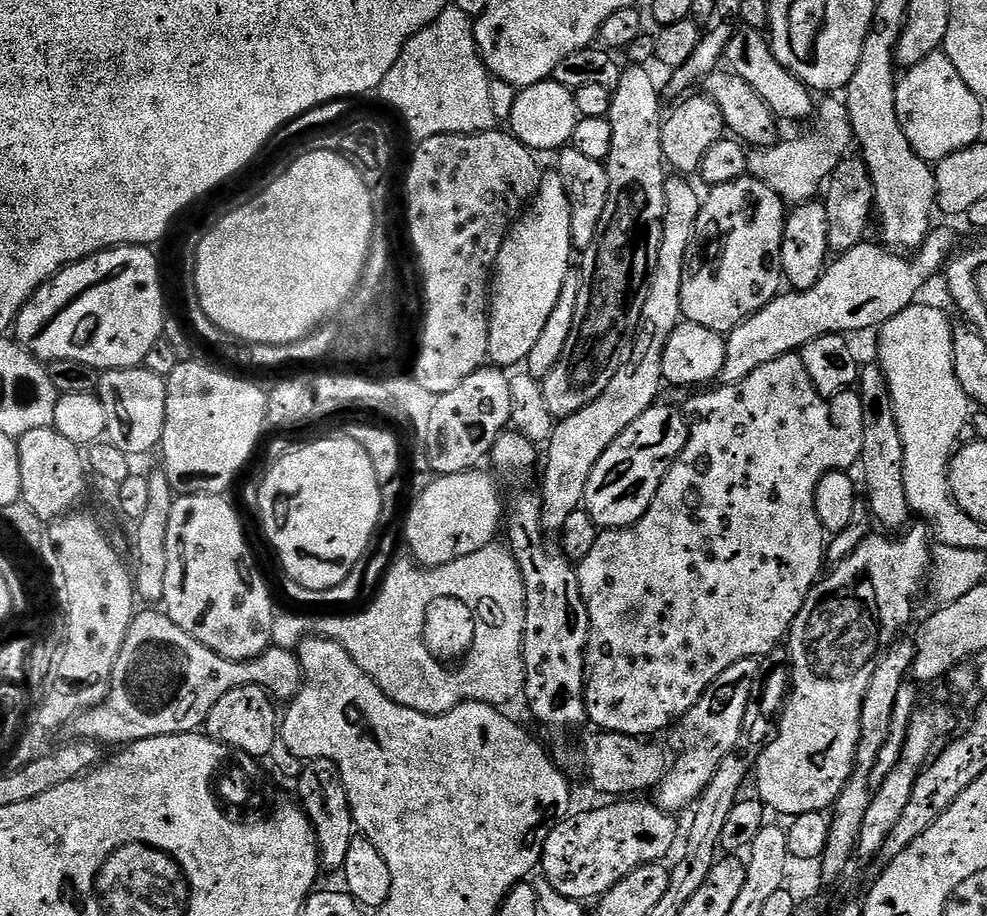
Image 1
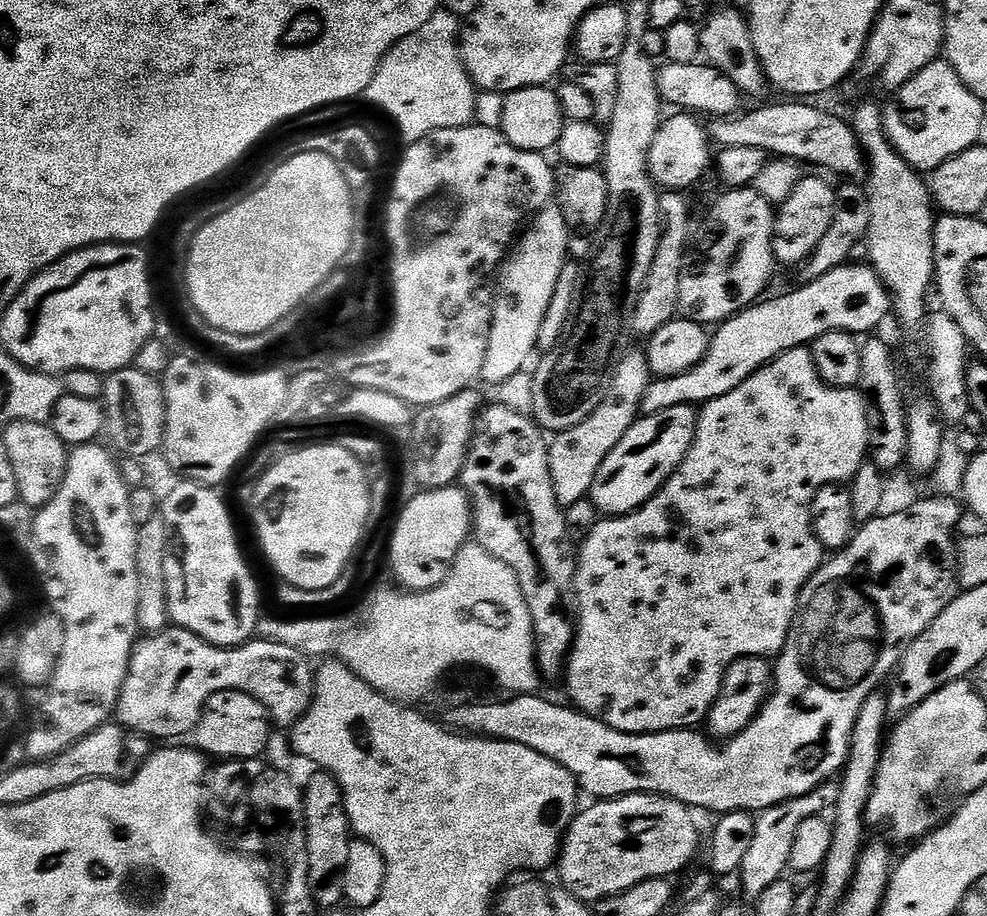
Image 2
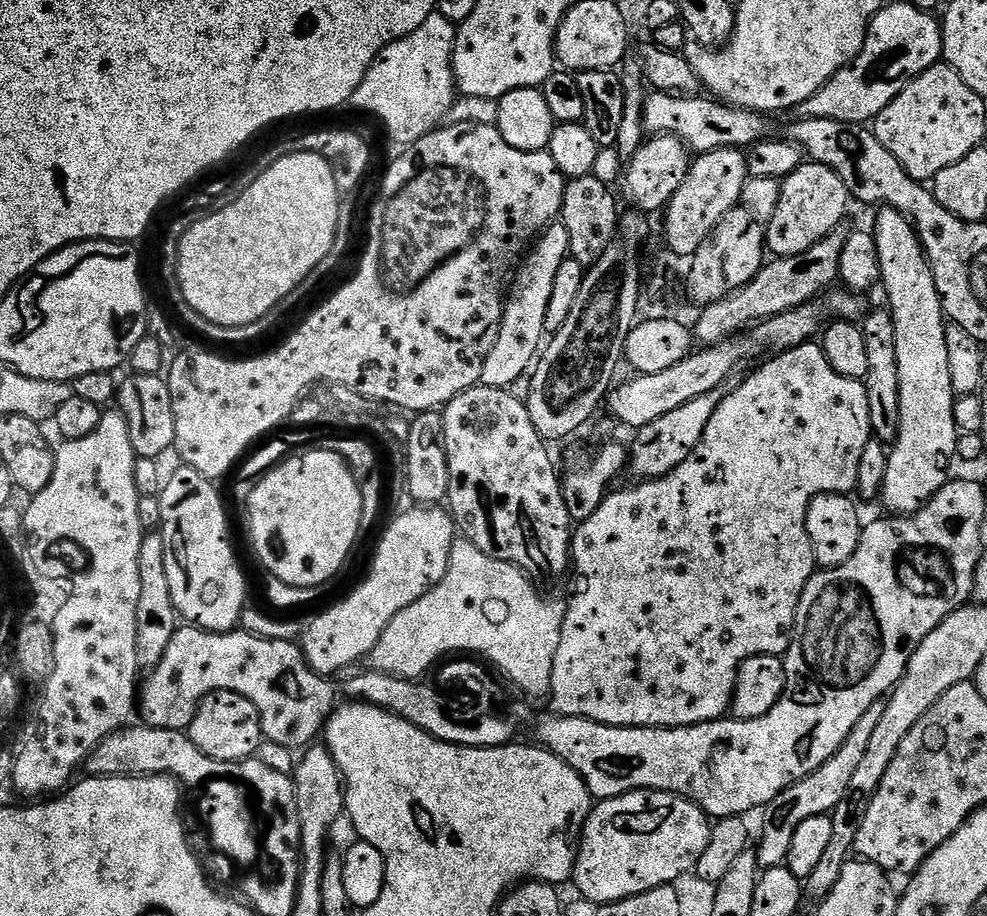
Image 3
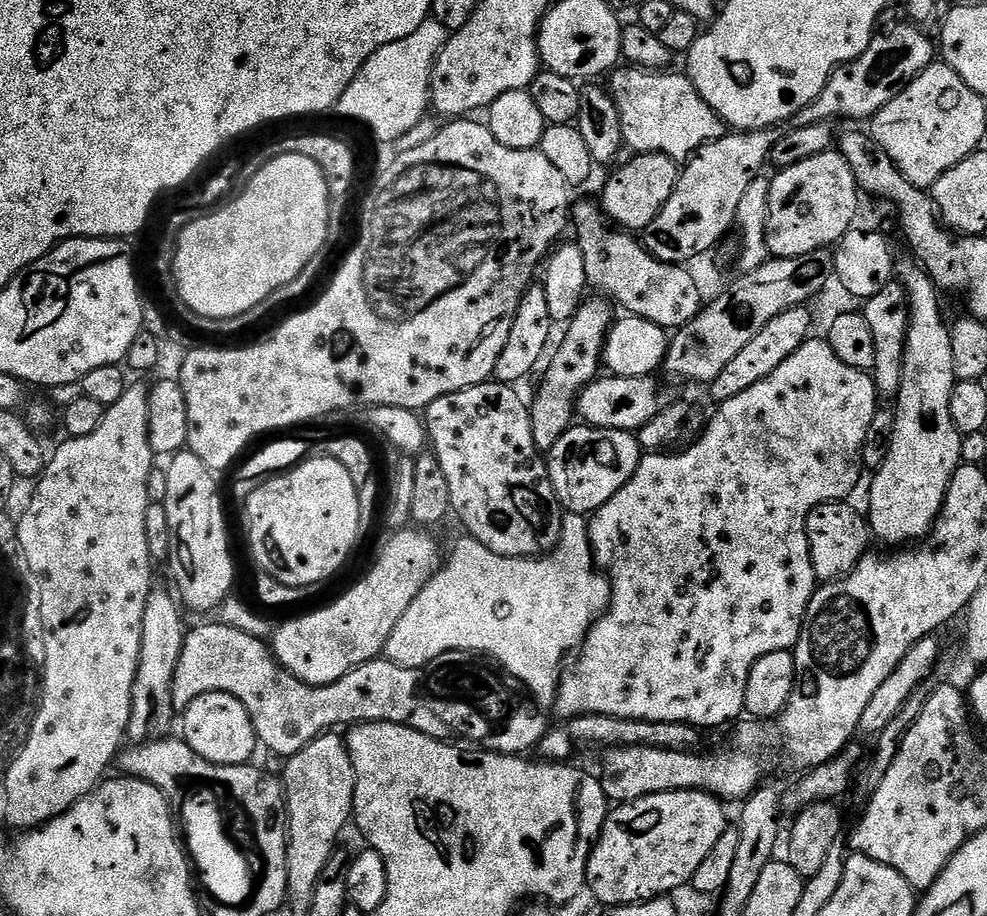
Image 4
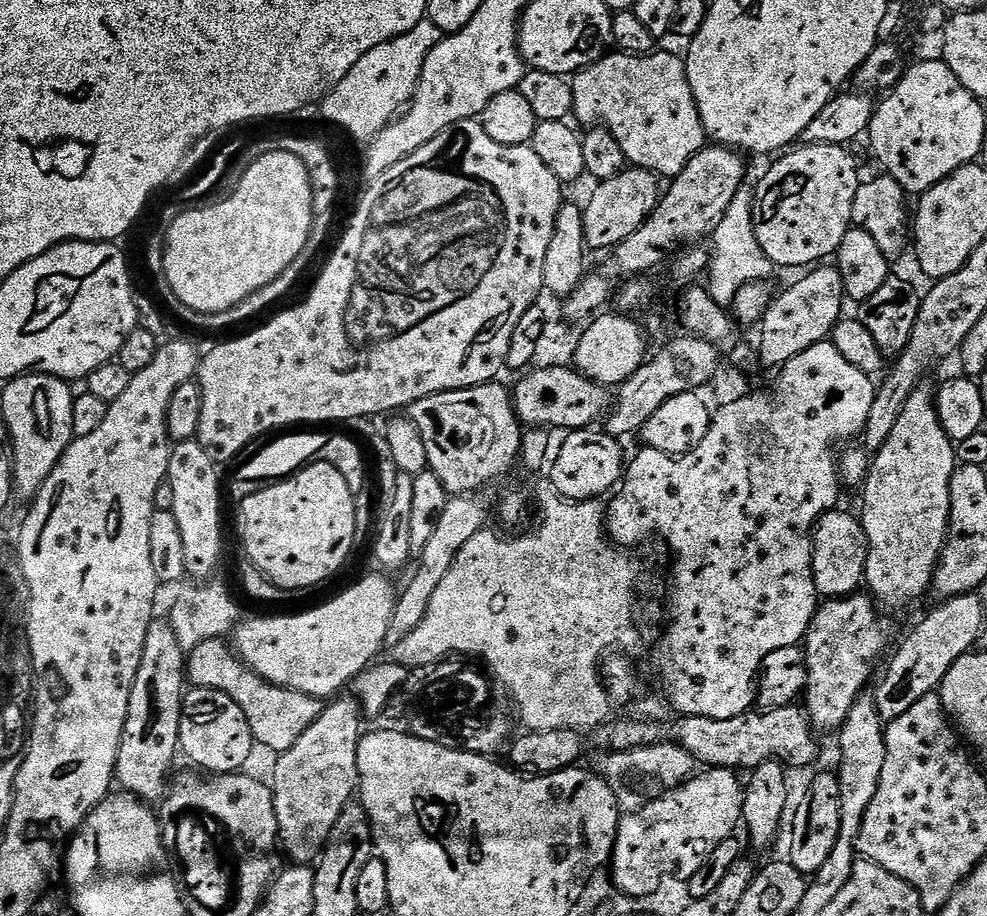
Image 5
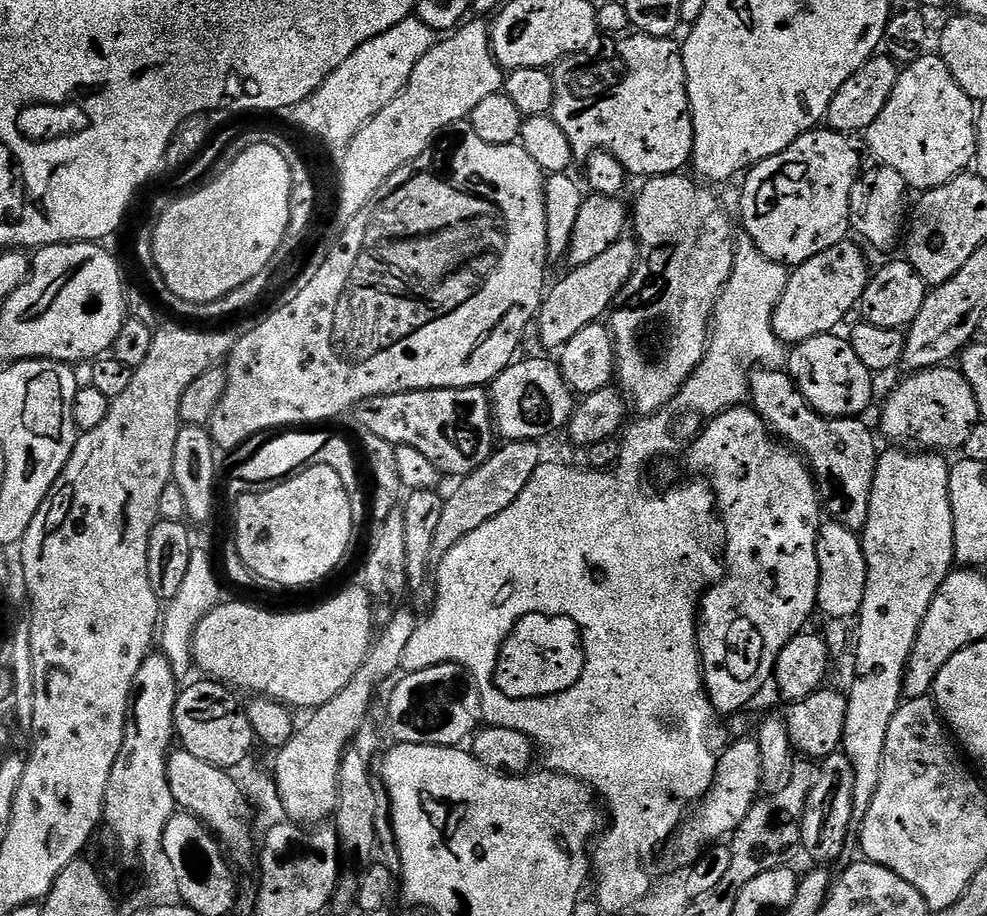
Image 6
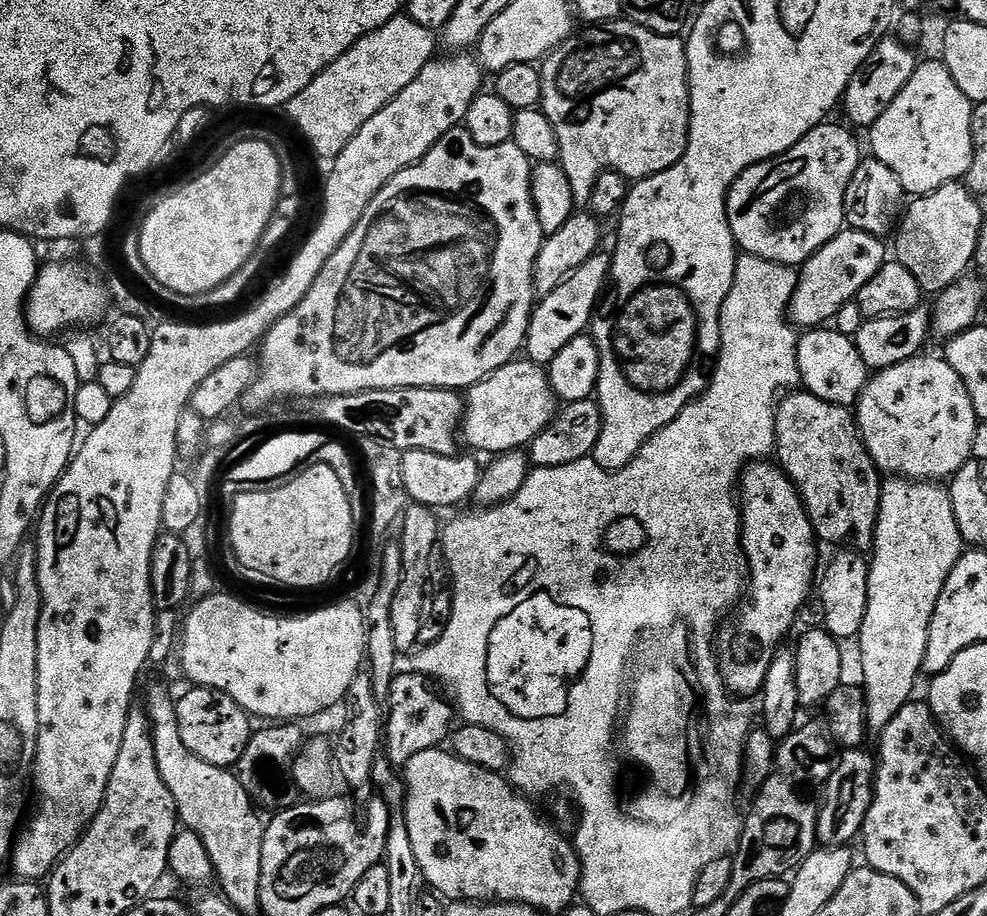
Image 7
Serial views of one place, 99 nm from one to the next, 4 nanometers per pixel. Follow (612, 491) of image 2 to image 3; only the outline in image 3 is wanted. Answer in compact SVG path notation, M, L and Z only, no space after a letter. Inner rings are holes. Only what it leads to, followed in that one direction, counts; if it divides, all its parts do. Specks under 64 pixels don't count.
M727 383L710 390L710 394L702 394L698 398L693 398L691 402L686 402L686 406L678 406L678 410L670 410L670 414L662 414L658 422L650 422L650 426L639 429L635 433L636 441L630 444L630 472L640 476L641 481L656 480L659 476L670 474L702 442L702 434L706 434L706 426L710 418L714 418L714 410L728 397L730 388Z

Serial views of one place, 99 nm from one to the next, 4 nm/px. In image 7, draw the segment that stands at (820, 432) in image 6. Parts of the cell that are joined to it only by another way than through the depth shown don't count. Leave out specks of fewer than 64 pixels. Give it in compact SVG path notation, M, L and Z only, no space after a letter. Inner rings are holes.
M792 390L781 399L776 408L776 451L775 459L783 468L786 475L792 479L794 487L800 491L800 497L804 503L804 508L808 511L808 517L812 523L812 529L816 531L817 537L828 544L837 544L835 547L840 550L851 550L861 554L867 553L871 549L874 538L876 537L876 523L878 522L878 510L880 509L880 485L882 483L882 473L877 468L876 463L870 458L866 450L864 440L860 437L860 427L856 425L856 418L852 408L843 408L837 404L826 402L818 398L813 392L807 390Z

